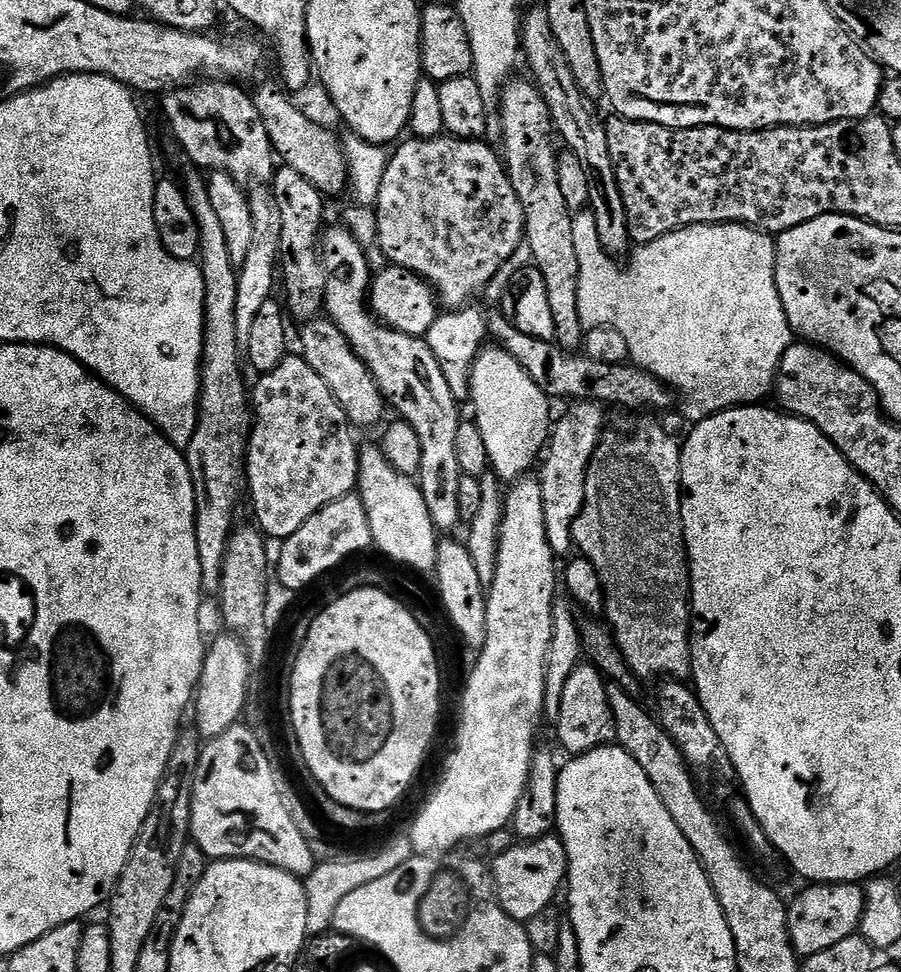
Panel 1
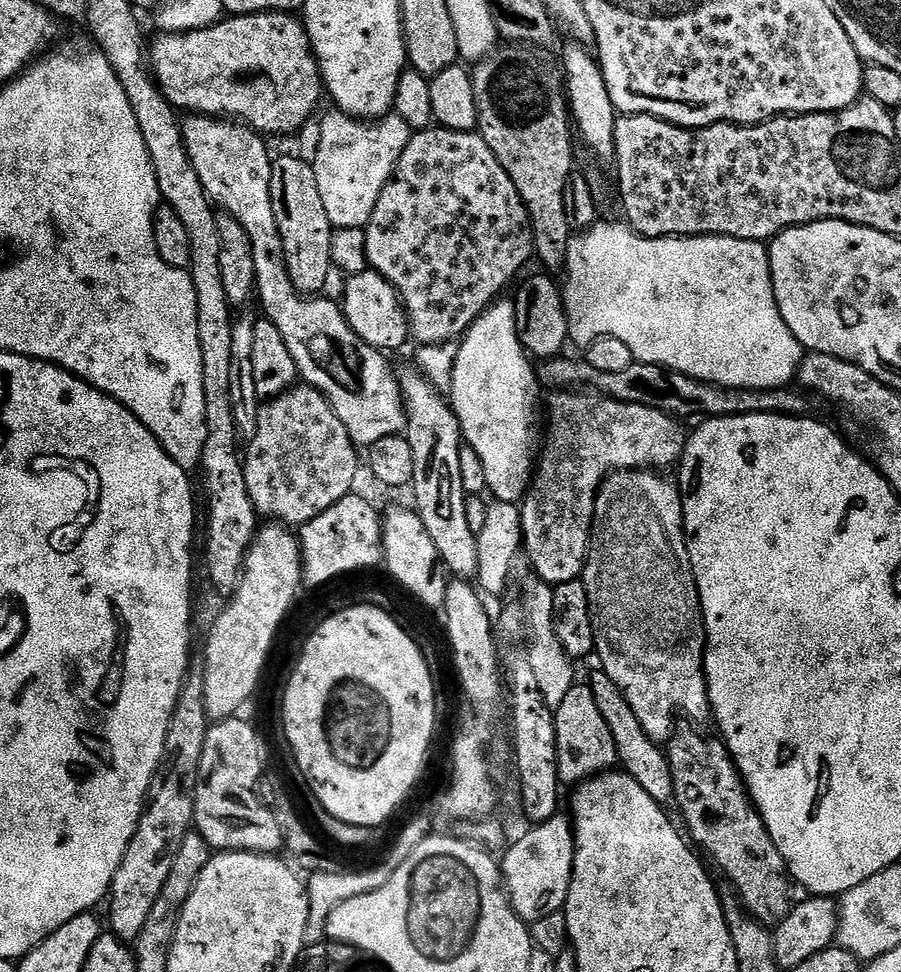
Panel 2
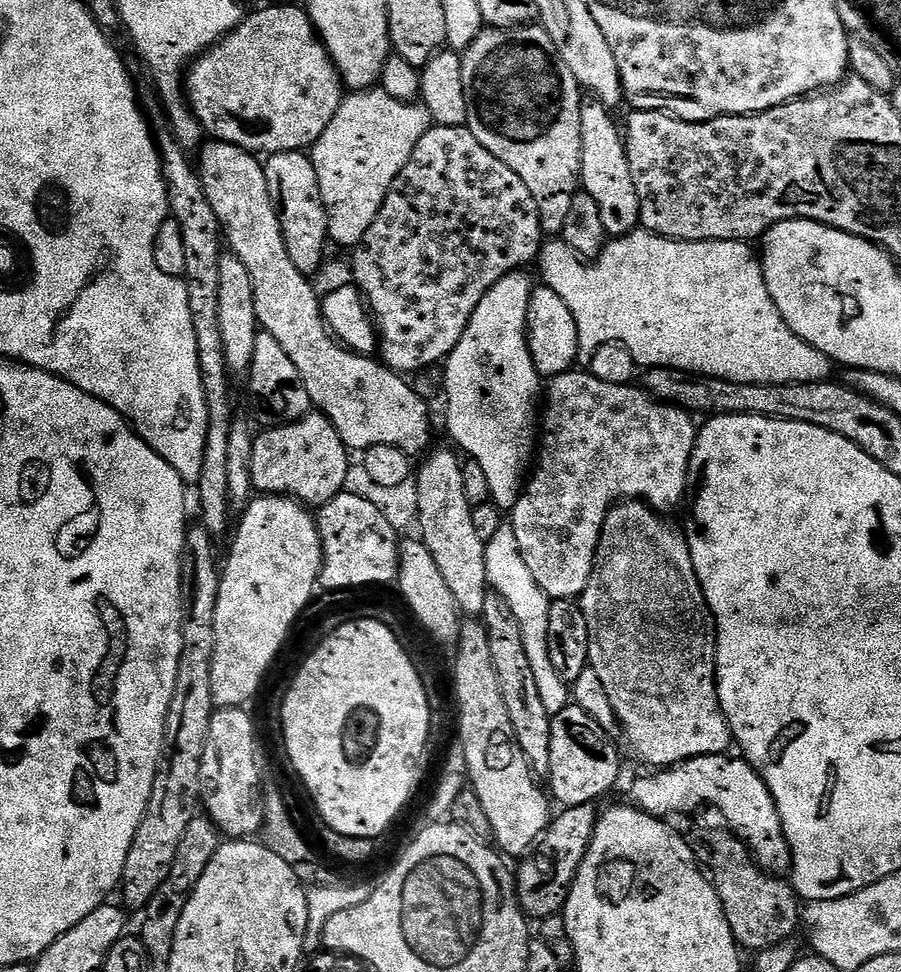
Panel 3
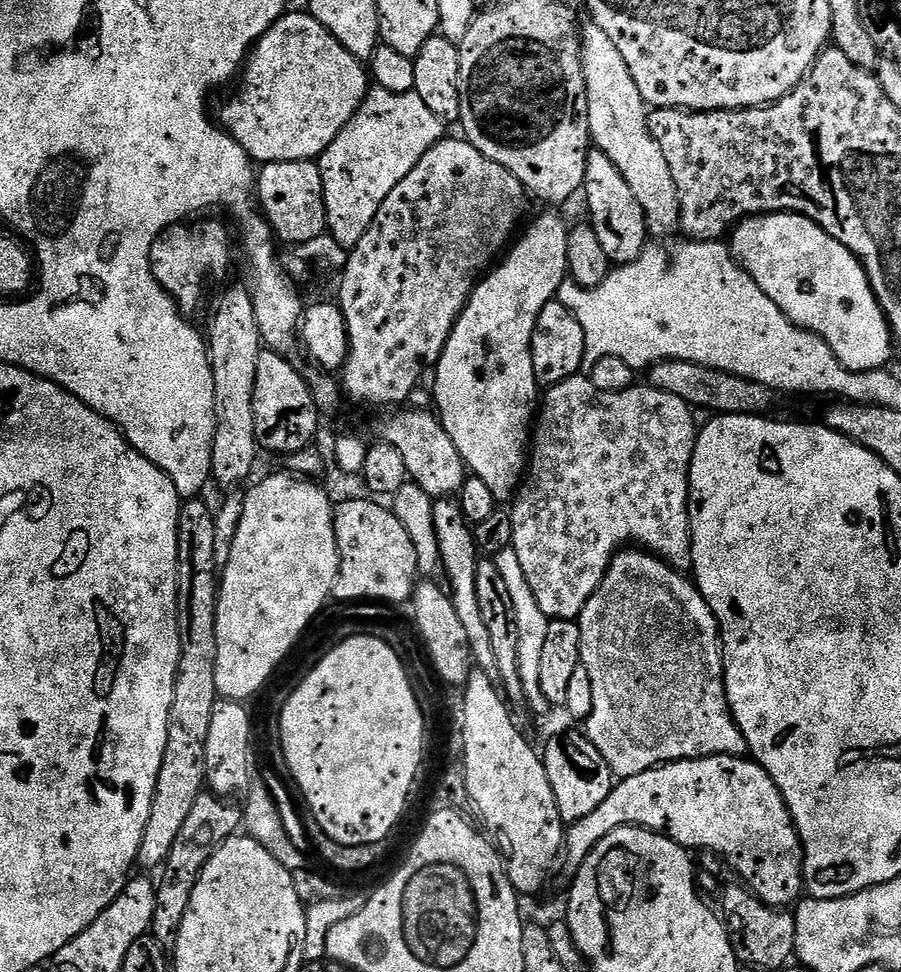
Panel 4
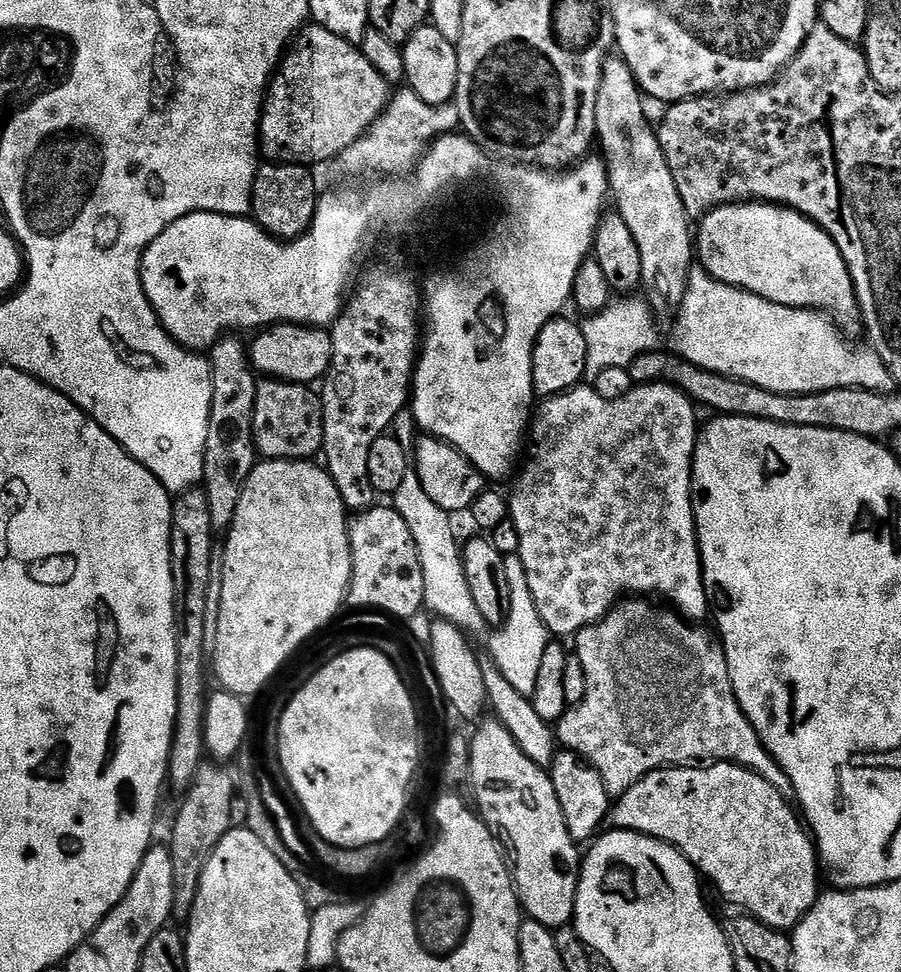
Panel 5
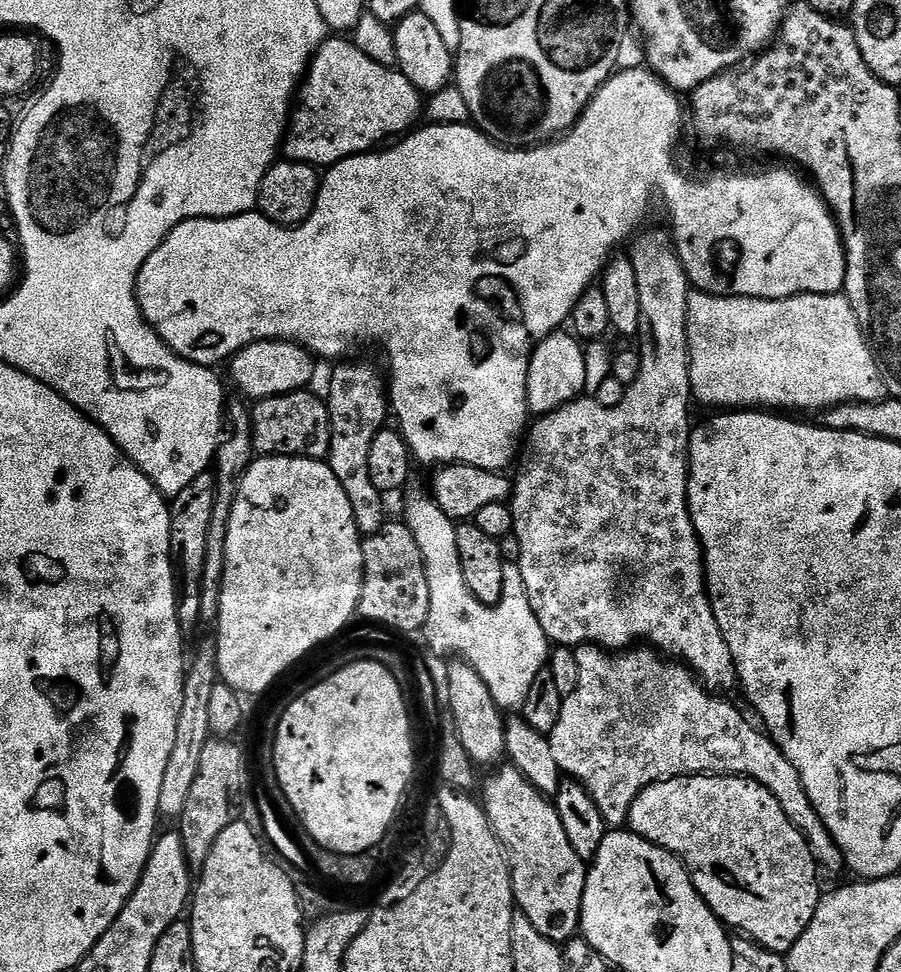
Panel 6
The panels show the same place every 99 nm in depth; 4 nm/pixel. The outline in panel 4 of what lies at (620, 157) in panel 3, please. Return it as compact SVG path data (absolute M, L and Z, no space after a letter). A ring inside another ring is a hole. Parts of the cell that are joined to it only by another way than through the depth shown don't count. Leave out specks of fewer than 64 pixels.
M599 150L588 153L586 162L586 174L584 175L584 186L582 197L588 203L590 223L602 241L602 250L606 250L606 258L612 260L613 265L633 264L649 243L648 223L646 214L634 198L634 190L626 183L626 178L614 166L614 162Z

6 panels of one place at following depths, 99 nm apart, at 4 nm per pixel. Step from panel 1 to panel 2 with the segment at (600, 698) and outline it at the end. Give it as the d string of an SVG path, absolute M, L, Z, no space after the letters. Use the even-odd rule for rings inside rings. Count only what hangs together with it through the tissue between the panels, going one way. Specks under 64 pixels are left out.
M576 682L564 698L554 708L556 714L556 753L558 754L558 774L565 785L576 784L579 780L588 780L607 768L617 767L614 734L610 734L610 726L606 726L606 718L598 714L598 702L594 702L594 694L587 683Z

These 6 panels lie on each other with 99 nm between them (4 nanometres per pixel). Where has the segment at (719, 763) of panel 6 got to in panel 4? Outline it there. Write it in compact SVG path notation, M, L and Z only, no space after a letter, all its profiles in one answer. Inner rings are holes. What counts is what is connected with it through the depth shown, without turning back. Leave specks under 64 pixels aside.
M672 567L672 576L604 576L598 586L598 590L594 590L590 602L586 602L586 606L578 617L580 633L582 634L580 663L586 670L586 674L590 674L590 686L592 687L592 711L586 720L586 723L588 723L586 735L590 742L594 742L594 746L598 746L598 754L602 754L602 758L606 758L613 777L620 780L630 778L634 774L642 774L646 770L658 767L659 764L669 764L675 760L701 760L704 756L744 756L748 752L746 738L740 732L740 728L736 725L736 720L728 708L728 695L726 694L726 686L724 685L724 645L720 643L720 623L714 618L714 614L710 610L706 598L700 593L700 589L696 587L695 583L687 575L685 575L686 577L684 575L685 573L681 569Z

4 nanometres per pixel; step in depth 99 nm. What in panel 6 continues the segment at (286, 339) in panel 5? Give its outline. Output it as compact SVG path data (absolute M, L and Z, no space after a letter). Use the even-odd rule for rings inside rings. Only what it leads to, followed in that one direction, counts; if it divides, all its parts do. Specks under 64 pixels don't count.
M256 340L232 357L232 384L241 392L237 392L241 397L252 402L299 392L311 385L308 383L316 372L315 363L317 364L317 361L312 353L301 344L293 344L290 340Z

